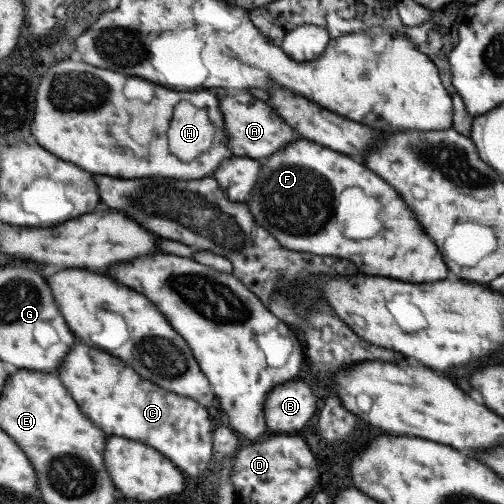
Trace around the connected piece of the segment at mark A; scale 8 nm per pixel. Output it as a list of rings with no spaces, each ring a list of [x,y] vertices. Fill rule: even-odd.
[[[247,90],[228,91],[218,100],[218,109],[223,119],[223,131],[226,134],[226,145],[233,157],[264,159],[283,148],[298,134],[281,117],[267,106],[267,102],[253,97]]]

